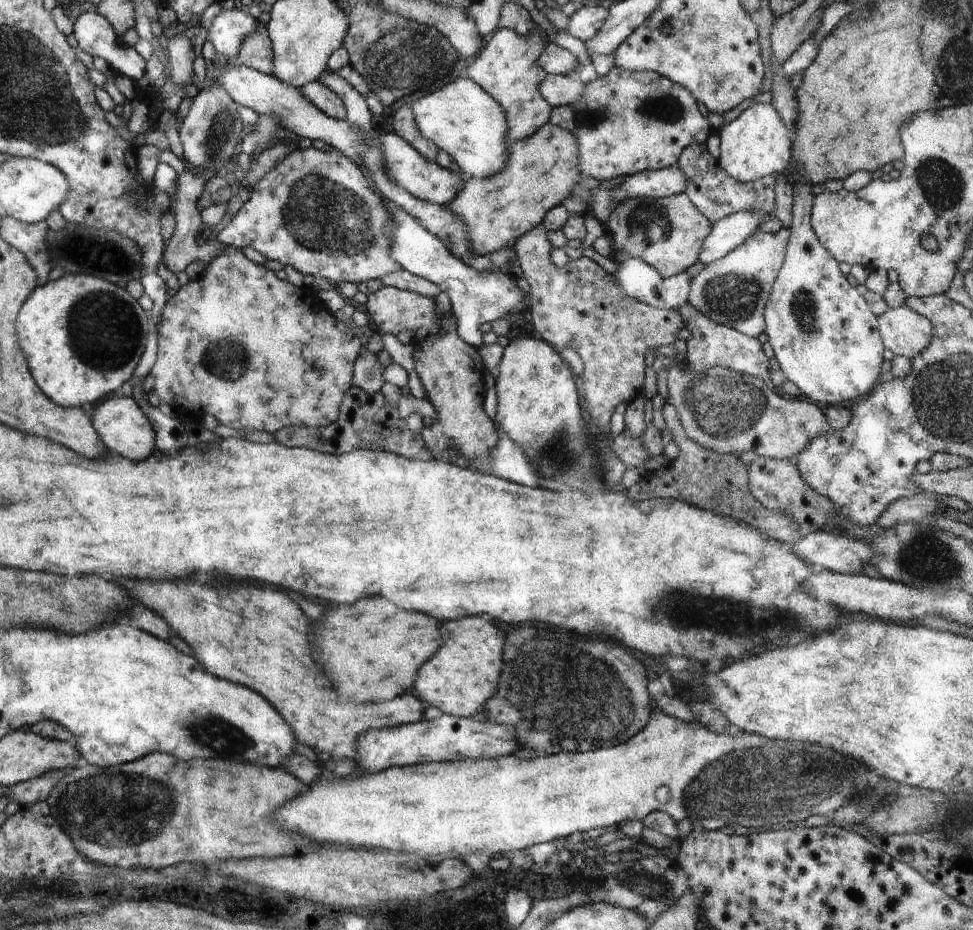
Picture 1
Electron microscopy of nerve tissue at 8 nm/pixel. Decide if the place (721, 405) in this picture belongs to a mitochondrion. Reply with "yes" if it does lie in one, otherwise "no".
yes

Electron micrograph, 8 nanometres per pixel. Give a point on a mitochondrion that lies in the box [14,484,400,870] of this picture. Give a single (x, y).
(120, 809)

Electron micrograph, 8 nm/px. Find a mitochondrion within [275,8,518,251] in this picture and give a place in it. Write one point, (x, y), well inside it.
(402, 57)

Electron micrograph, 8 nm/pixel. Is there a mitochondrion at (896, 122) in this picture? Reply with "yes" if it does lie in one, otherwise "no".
no

